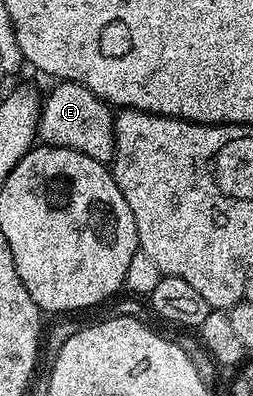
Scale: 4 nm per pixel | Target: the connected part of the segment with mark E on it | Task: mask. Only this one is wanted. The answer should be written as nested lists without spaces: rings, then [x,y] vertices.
[[[63,80],[42,99],[37,138],[44,146],[69,148],[107,164],[115,156],[115,114],[108,103],[80,82]]]

